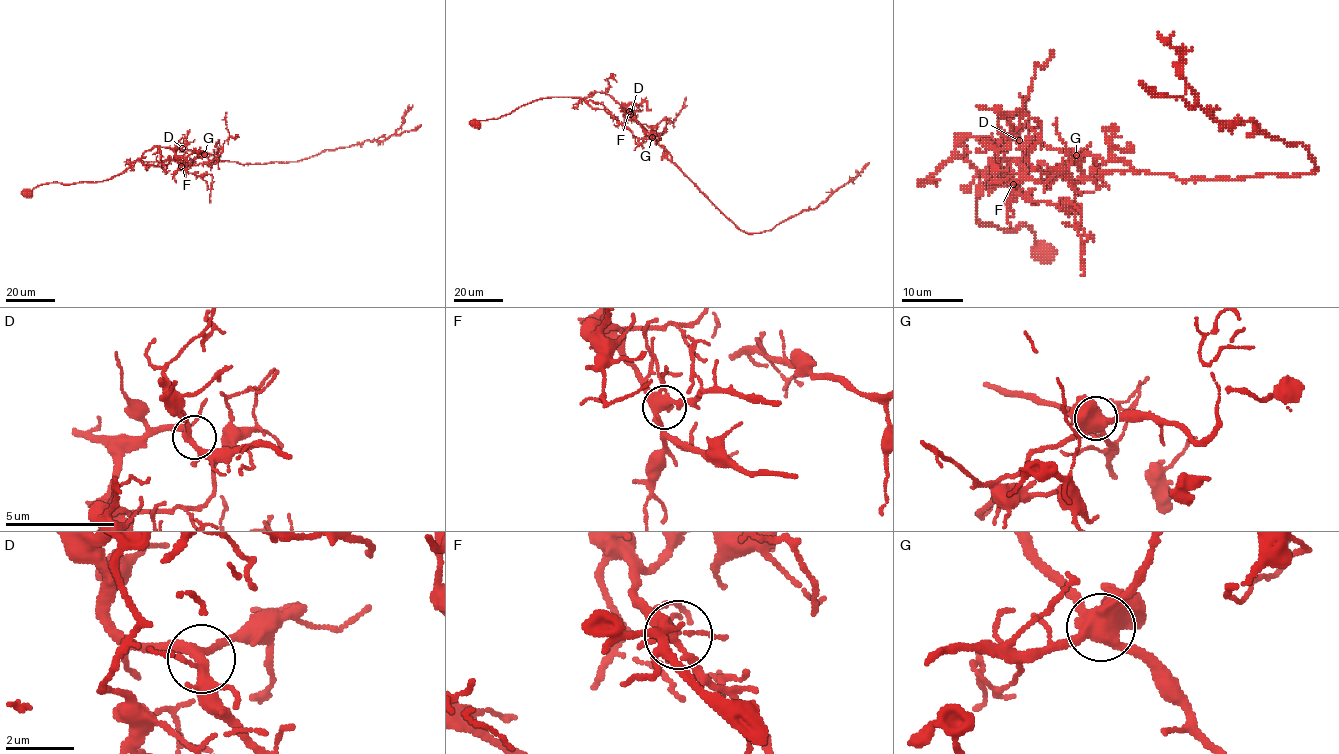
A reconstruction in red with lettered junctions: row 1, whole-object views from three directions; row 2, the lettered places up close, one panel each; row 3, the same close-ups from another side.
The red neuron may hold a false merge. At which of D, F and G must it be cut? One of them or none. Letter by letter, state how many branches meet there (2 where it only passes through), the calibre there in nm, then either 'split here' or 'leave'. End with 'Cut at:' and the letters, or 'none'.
D: 4 branches meet; 260 nm thick; leave
F: 5 branches meet; 360 nm thick; leave
G: 4 branches meet; 550 nm thick; leave
Cut at: none

